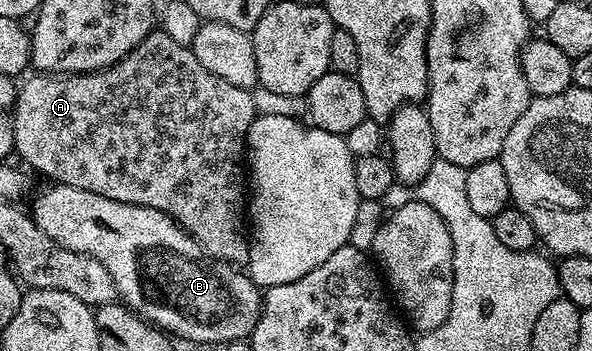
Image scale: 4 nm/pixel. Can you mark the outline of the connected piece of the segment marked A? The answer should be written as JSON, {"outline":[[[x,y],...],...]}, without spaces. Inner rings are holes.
{"outline":[[[159,28],[153,29],[152,33],[146,36],[146,40],[142,40],[142,44],[134,48],[134,52],[130,52],[125,58],[118,60],[118,64],[107,66],[104,70],[95,70],[89,74],[37,73],[32,77],[36,78],[30,79],[18,90],[18,158],[20,154],[19,161],[25,167],[45,174],[48,180],[59,180],[67,186],[82,188],[86,192],[94,192],[110,200],[158,208],[170,215],[186,233],[192,235],[209,258],[225,264],[247,263],[250,234],[246,229],[246,143],[248,129],[257,115],[252,90],[234,88],[234,84],[226,84],[226,80],[206,72],[206,68],[198,64],[198,56],[194,56],[191,46],[177,44]]]}

